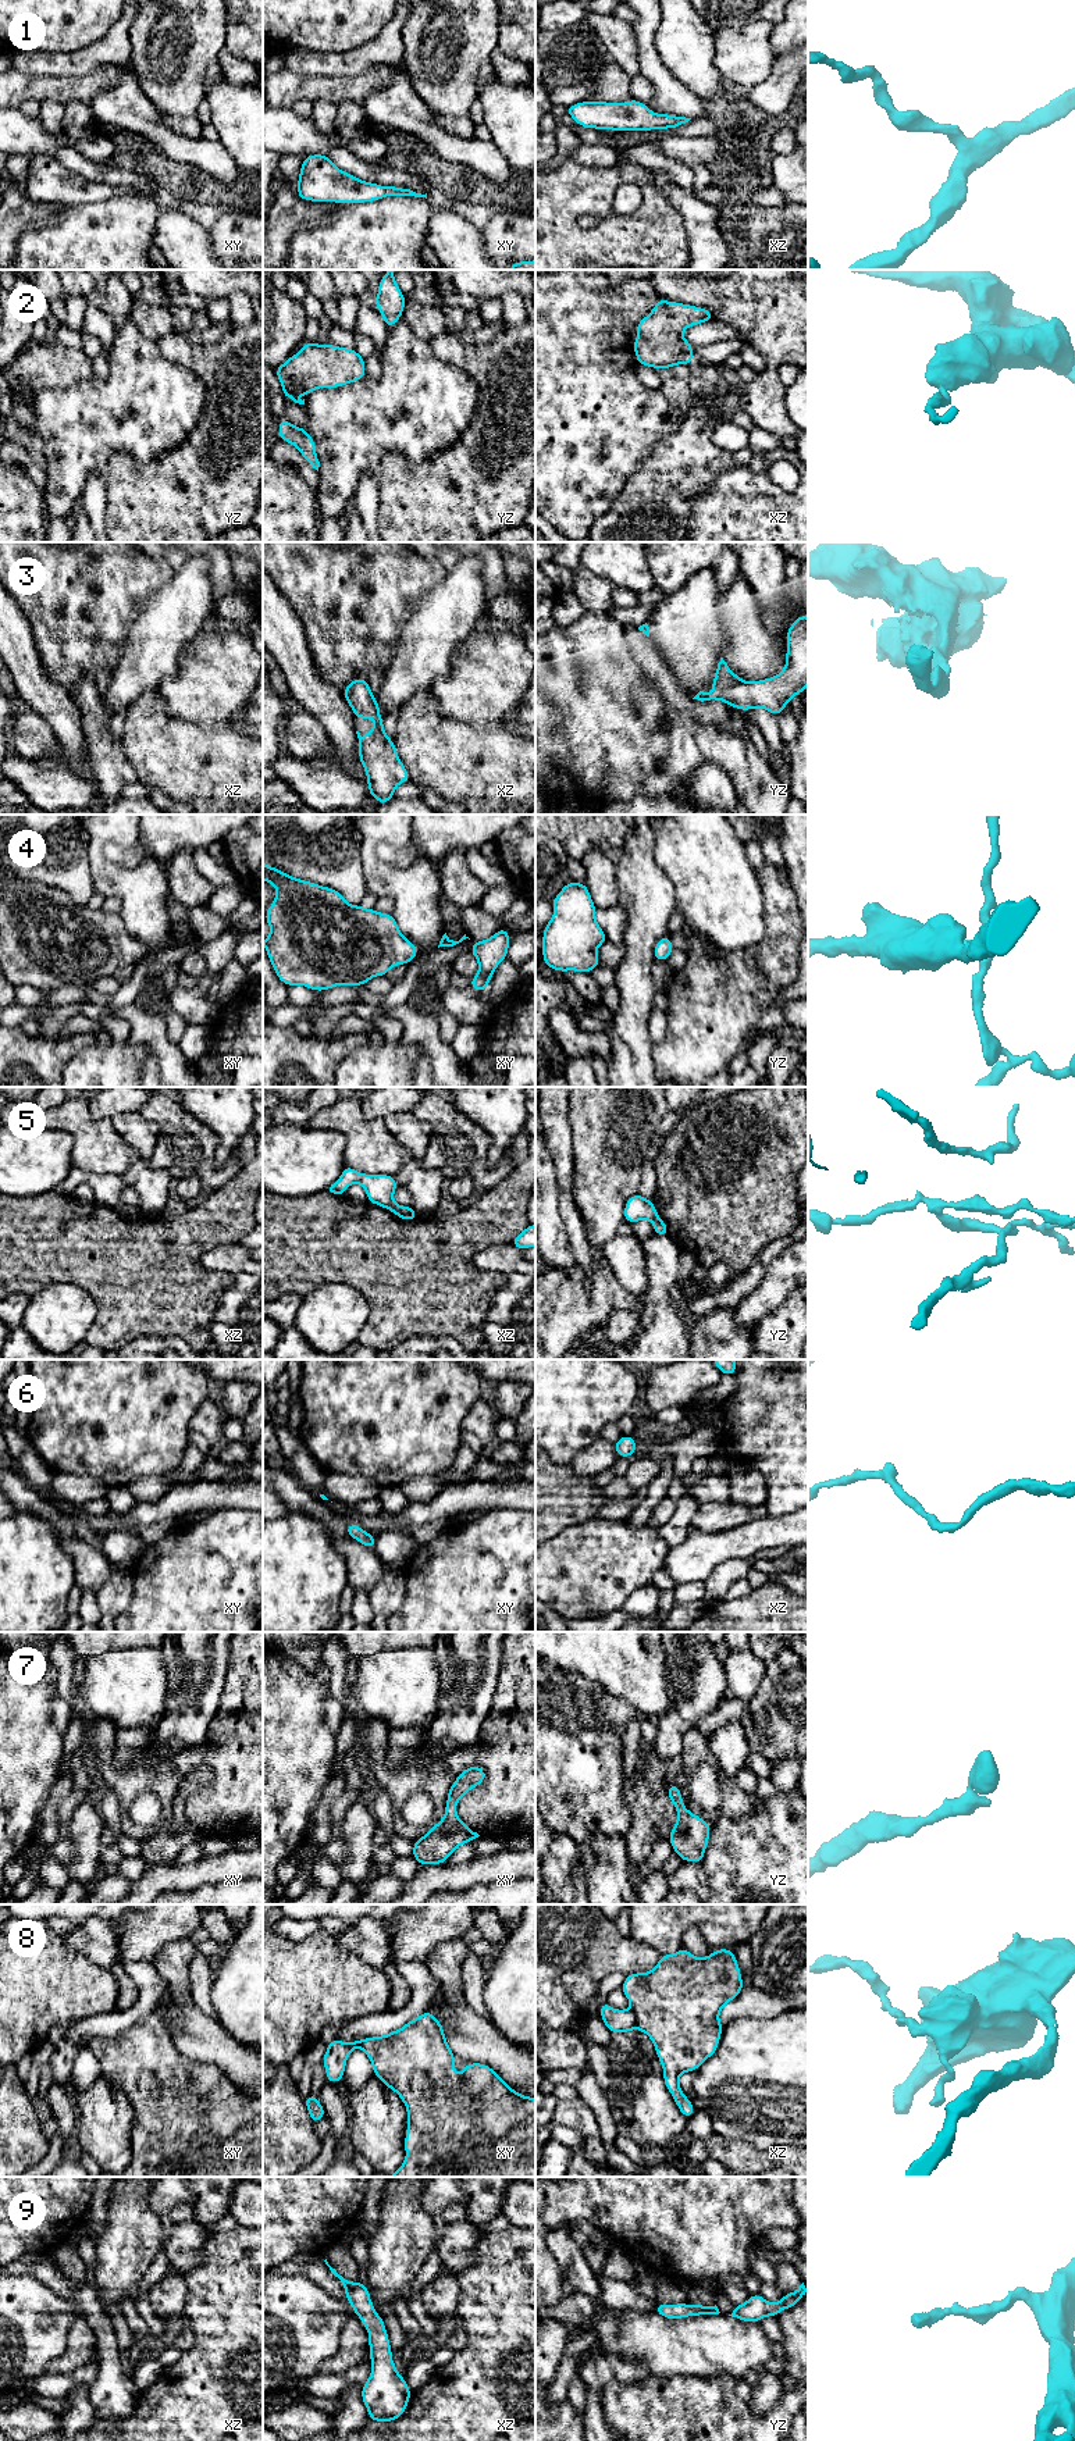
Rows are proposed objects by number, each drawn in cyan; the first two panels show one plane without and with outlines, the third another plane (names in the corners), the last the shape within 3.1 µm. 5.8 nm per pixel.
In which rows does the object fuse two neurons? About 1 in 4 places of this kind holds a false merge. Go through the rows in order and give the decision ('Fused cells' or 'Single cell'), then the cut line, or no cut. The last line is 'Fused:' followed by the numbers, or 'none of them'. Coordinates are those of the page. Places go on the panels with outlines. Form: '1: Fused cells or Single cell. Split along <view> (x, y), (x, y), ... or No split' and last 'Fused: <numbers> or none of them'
1: Single cell. No split
2: Fused cells. Split along yz (359, 356), (363, 360)
3: Single cell. No split
4: Single cell. No split
5: Fused cells. Split along xz (395, 1204), (387, 1208)
6: Single cell. No split
7: Single cell. No split
8: Fused cells. Split along xz (632, 2007), (636, 2016), (636, 2027)
9: Single cell. No split
Fused: 2, 5, 8

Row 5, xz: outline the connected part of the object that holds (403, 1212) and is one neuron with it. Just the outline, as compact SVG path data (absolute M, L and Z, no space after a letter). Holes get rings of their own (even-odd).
M392 1205L388 1208L394 1215L399 1216L403 1220L416 1220L417 1219L417 1212L412 1207L405 1207L405 1205Z

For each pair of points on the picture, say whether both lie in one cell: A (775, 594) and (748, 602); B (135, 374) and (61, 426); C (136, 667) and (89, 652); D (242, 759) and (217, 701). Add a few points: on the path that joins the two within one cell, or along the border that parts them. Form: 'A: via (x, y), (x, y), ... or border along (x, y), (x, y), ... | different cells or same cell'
A: border along (741, 574), (755, 595), (761, 619), (768, 630) | different cells
B: via (117, 392), (85, 424), (79, 426) | same cell
C: border along (128, 631), (118, 663), (113, 672) | different cells
D: border along (194, 723), (206, 727), (230, 724) | different cells

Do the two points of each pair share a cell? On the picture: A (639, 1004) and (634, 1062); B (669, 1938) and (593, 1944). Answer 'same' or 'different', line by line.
A: same
B: different

